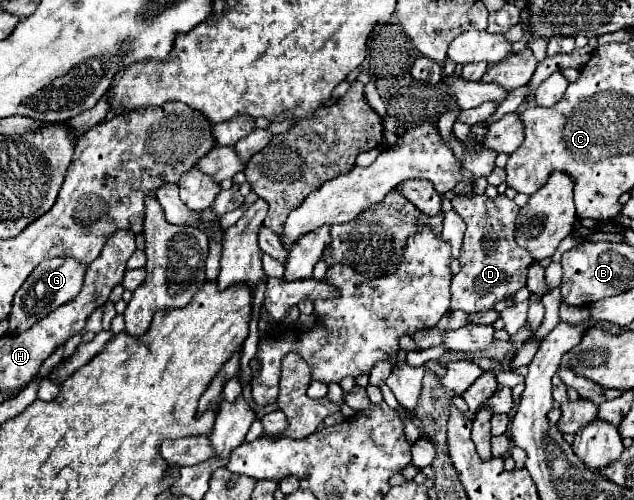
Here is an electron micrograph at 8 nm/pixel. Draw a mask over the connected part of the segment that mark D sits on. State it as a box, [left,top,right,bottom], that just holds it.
[451,194,533,314]

